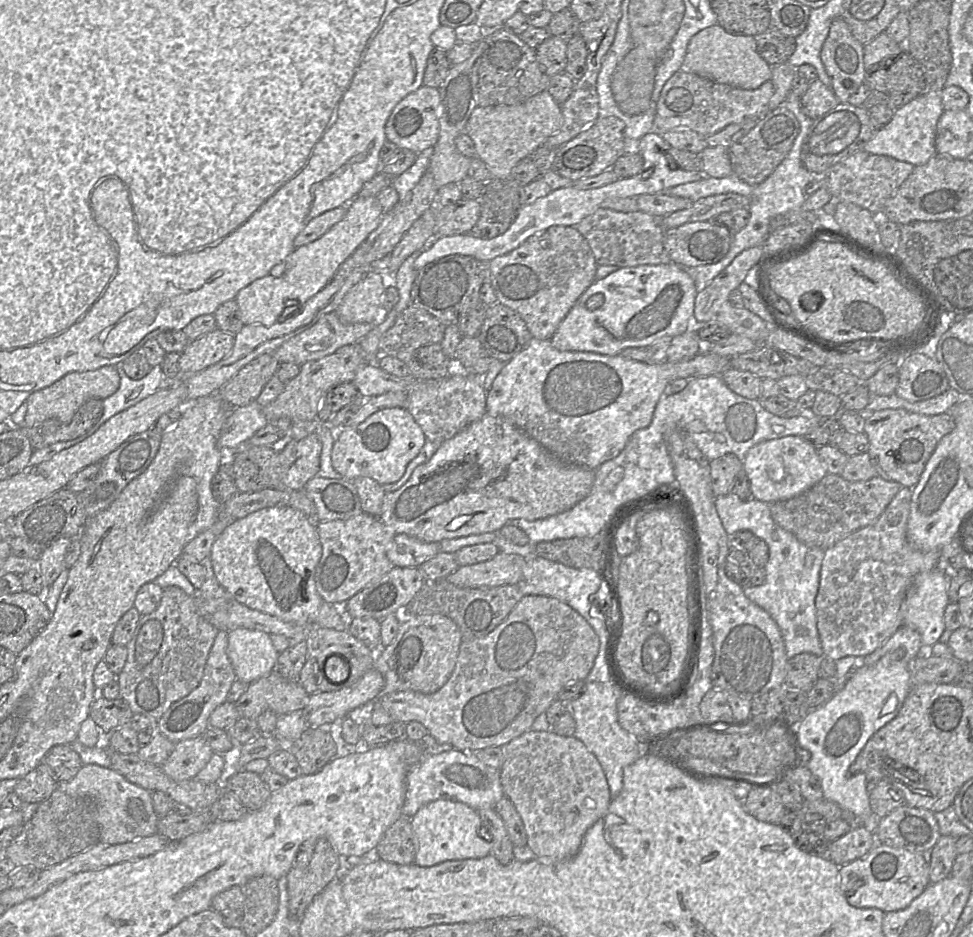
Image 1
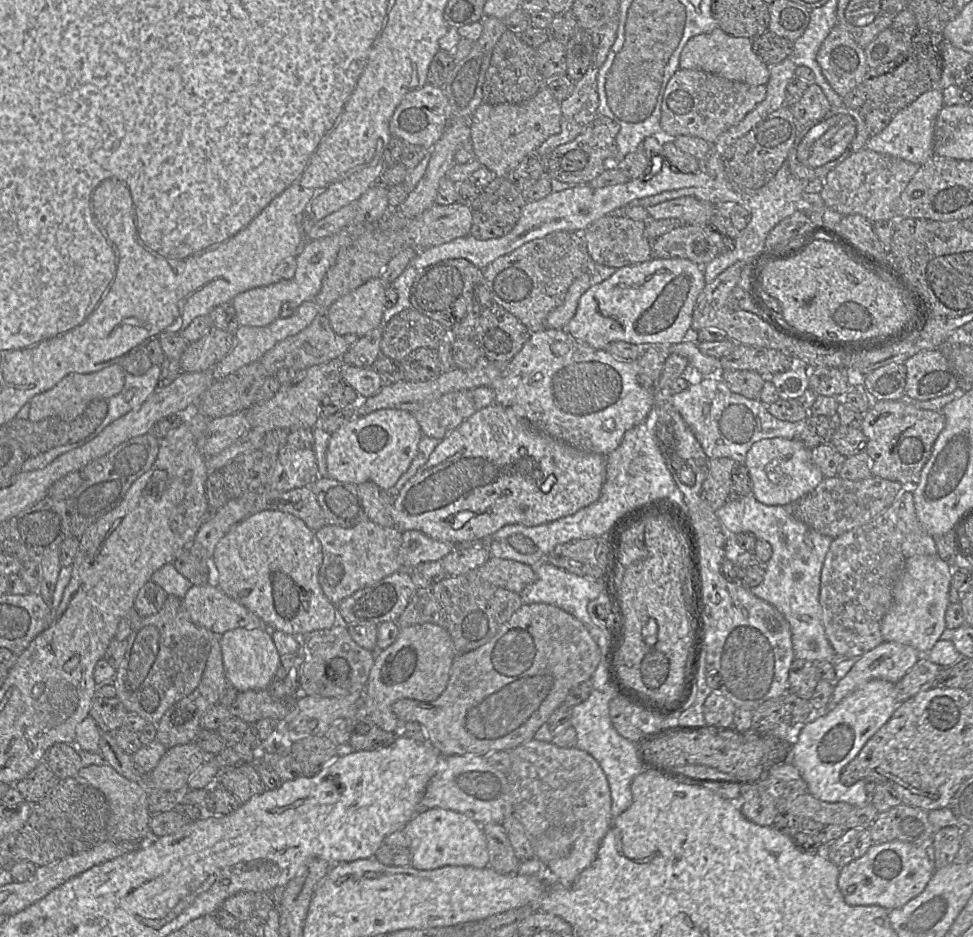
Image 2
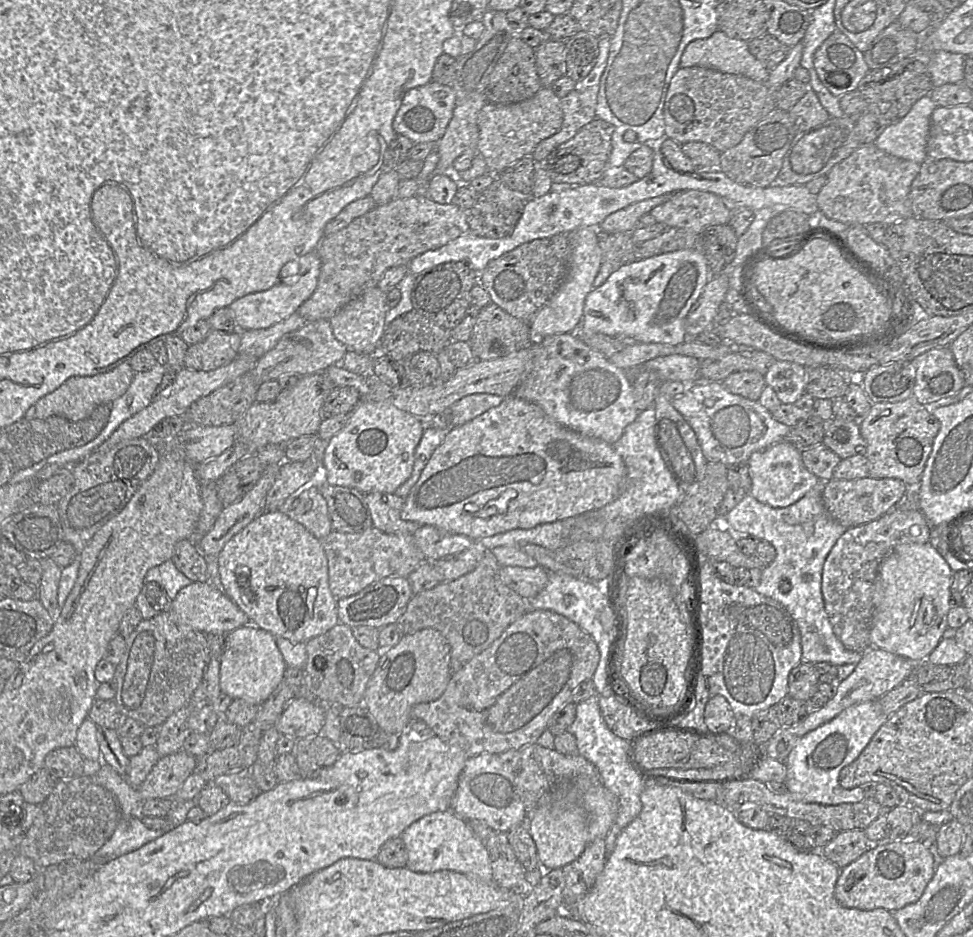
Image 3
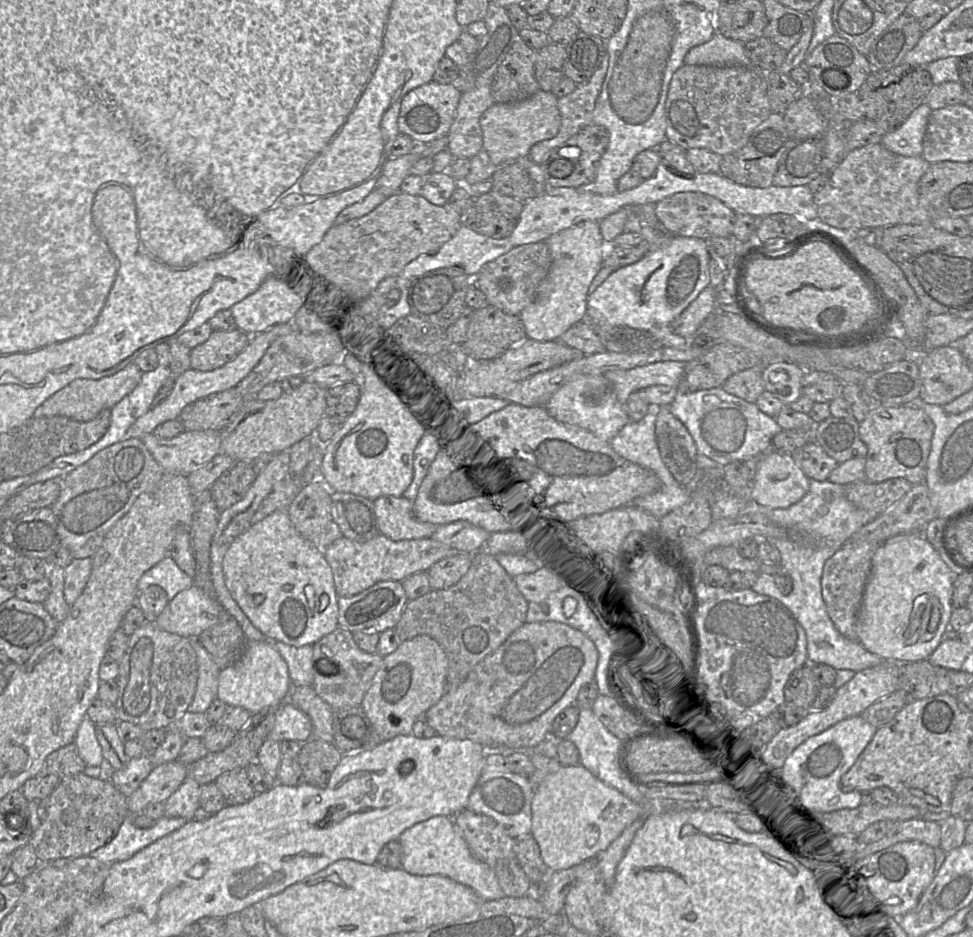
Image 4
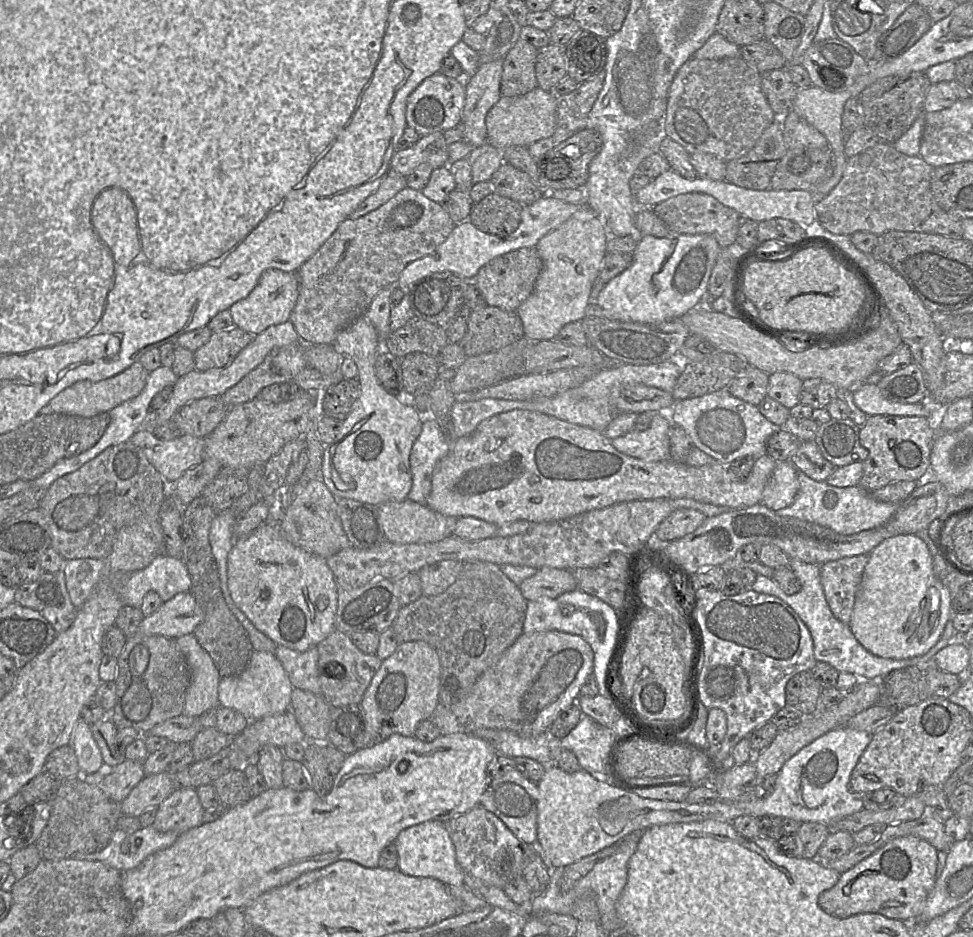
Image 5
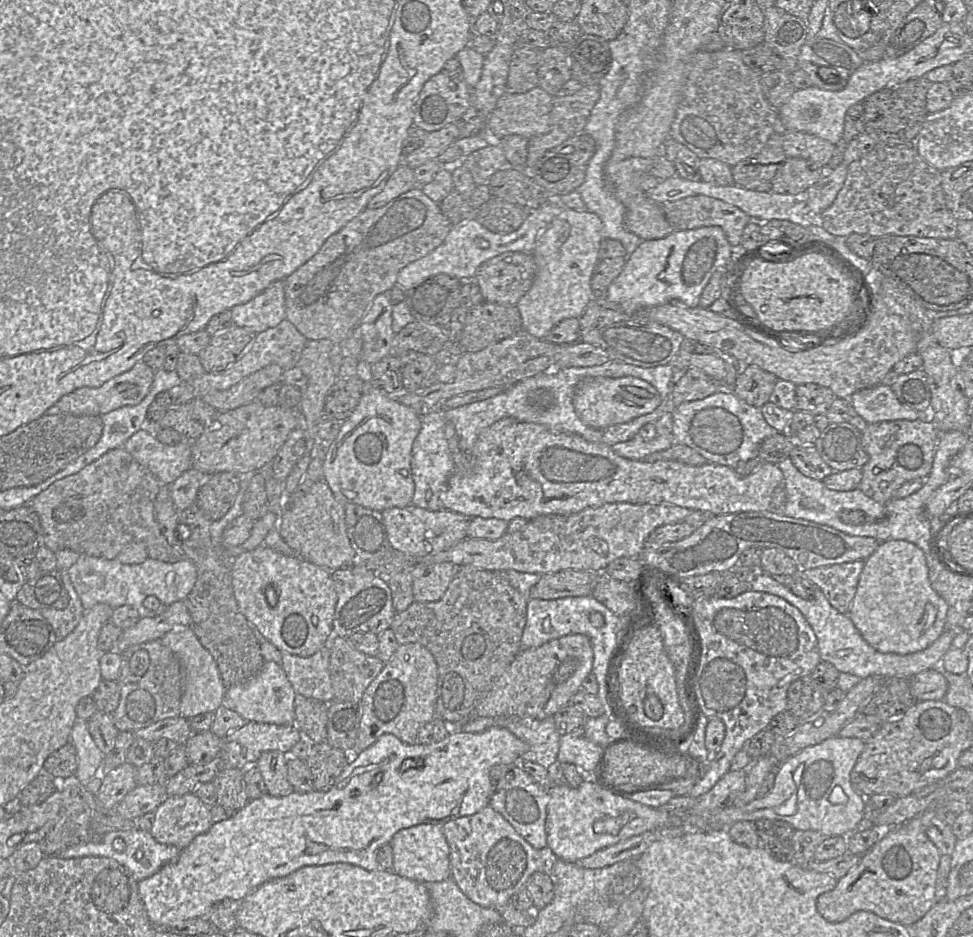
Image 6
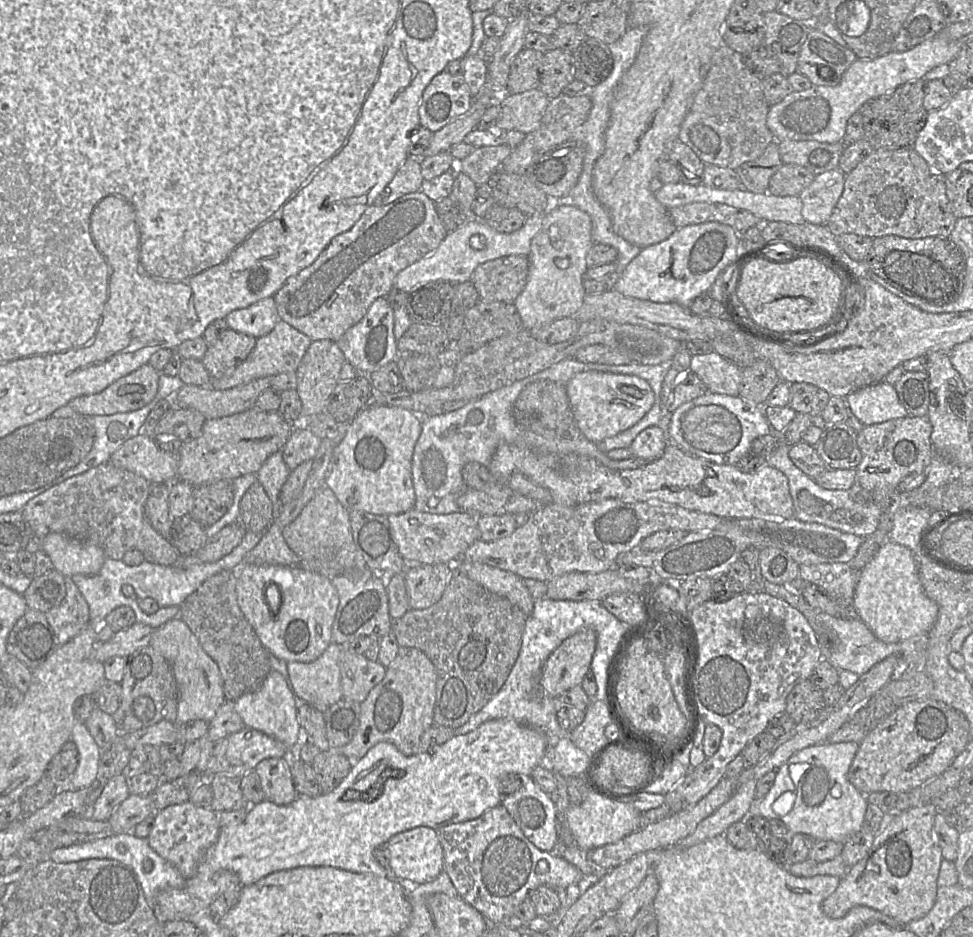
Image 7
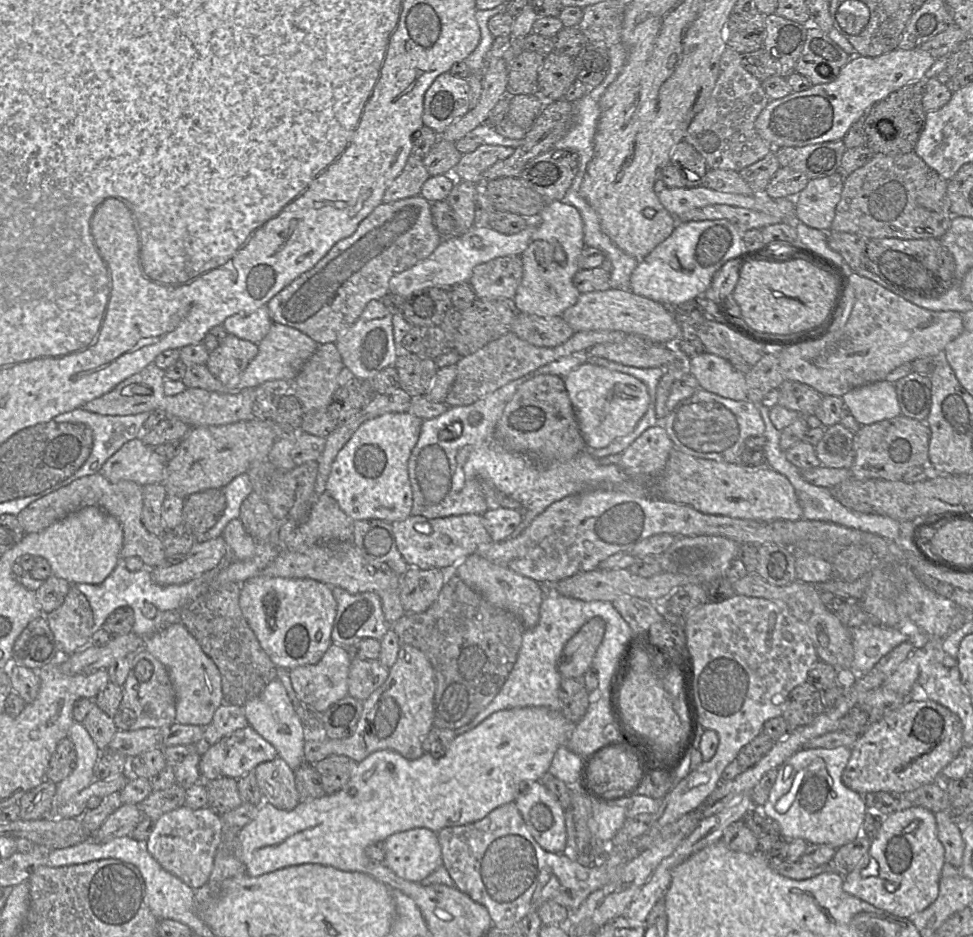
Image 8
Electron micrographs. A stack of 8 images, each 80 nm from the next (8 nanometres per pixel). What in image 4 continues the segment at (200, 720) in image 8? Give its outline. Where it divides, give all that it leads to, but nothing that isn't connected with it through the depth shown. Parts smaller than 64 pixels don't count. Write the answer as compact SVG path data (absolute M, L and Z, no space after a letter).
M197 638L193 639L193 648L197 656L198 681L193 701L187 711L205 713L211 703L217 698L219 672L221 669L212 660Z

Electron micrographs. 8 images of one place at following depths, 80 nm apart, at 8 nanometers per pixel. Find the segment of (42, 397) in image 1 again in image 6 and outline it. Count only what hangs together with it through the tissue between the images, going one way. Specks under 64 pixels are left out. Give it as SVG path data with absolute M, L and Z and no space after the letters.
M143 361L136 363L130 370L115 376L100 387L82 387L62 396L45 415L105 415L124 406L139 404L149 393L155 371Z

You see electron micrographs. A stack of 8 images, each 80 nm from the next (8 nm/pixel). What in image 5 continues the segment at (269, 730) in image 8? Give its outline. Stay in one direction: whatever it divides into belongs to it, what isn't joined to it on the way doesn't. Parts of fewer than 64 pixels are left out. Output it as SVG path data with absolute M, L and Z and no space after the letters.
M254 650L247 668L237 676L223 677L218 688L219 706L242 713L250 721L283 713L291 708L293 685L274 652Z

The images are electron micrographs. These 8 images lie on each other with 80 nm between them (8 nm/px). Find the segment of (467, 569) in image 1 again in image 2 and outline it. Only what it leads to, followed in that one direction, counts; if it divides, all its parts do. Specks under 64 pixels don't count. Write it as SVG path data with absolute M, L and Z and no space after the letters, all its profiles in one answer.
M491 557L477 572L484 581L518 594L536 581L530 565L501 558Z

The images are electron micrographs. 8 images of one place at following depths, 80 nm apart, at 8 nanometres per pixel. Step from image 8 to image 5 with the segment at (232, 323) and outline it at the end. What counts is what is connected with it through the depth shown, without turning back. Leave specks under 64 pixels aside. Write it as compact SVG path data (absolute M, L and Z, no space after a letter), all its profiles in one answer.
M267 269L262 273L251 293L229 308L235 324L234 327L256 336L271 326L283 324L290 320L298 295L298 270L286 272L278 269Z

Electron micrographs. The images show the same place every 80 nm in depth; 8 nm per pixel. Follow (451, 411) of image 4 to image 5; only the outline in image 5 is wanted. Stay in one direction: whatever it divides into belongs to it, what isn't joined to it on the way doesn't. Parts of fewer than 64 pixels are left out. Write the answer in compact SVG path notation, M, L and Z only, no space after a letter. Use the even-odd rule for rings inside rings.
M495 398L455 400L451 409L455 434L458 438L471 434L483 420L516 408L517 401ZM423 416L422 431L410 453L412 486L407 496L409 500L426 503L434 469L449 449L450 445L437 422L431 417Z

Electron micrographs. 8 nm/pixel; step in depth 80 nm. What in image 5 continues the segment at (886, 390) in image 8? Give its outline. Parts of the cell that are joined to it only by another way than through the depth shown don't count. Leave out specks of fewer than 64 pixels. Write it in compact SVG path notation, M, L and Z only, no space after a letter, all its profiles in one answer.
M862 384L853 389L857 407L868 416L923 416L931 417L931 407L927 403L901 404L886 399L877 385Z

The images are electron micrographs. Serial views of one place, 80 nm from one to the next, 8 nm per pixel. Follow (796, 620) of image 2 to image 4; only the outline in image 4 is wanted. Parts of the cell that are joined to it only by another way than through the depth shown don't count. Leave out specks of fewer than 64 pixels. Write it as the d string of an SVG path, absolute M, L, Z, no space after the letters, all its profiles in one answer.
M810 479L808 493L788 508L763 507L753 500L746 501L741 513L761 512L770 520L789 531L789 539L764 539L774 545L781 554L781 566L791 577L793 589L788 595L780 592L773 576L759 573L752 586L756 593L778 599L786 605L798 619L806 632L807 655L810 664L824 663L837 670L833 687L839 689L856 672L875 667L885 660L866 650L858 640L844 637L828 615L822 597L821 578L824 564L860 528L873 521L878 515L857 508L845 496L845 485Z

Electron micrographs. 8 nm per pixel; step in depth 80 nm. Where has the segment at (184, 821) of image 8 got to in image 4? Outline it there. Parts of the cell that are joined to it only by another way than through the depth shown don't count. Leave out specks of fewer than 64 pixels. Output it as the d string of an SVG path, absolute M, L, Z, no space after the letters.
M188 779L165 802L164 816L193 820L196 810L200 807L201 785Z

